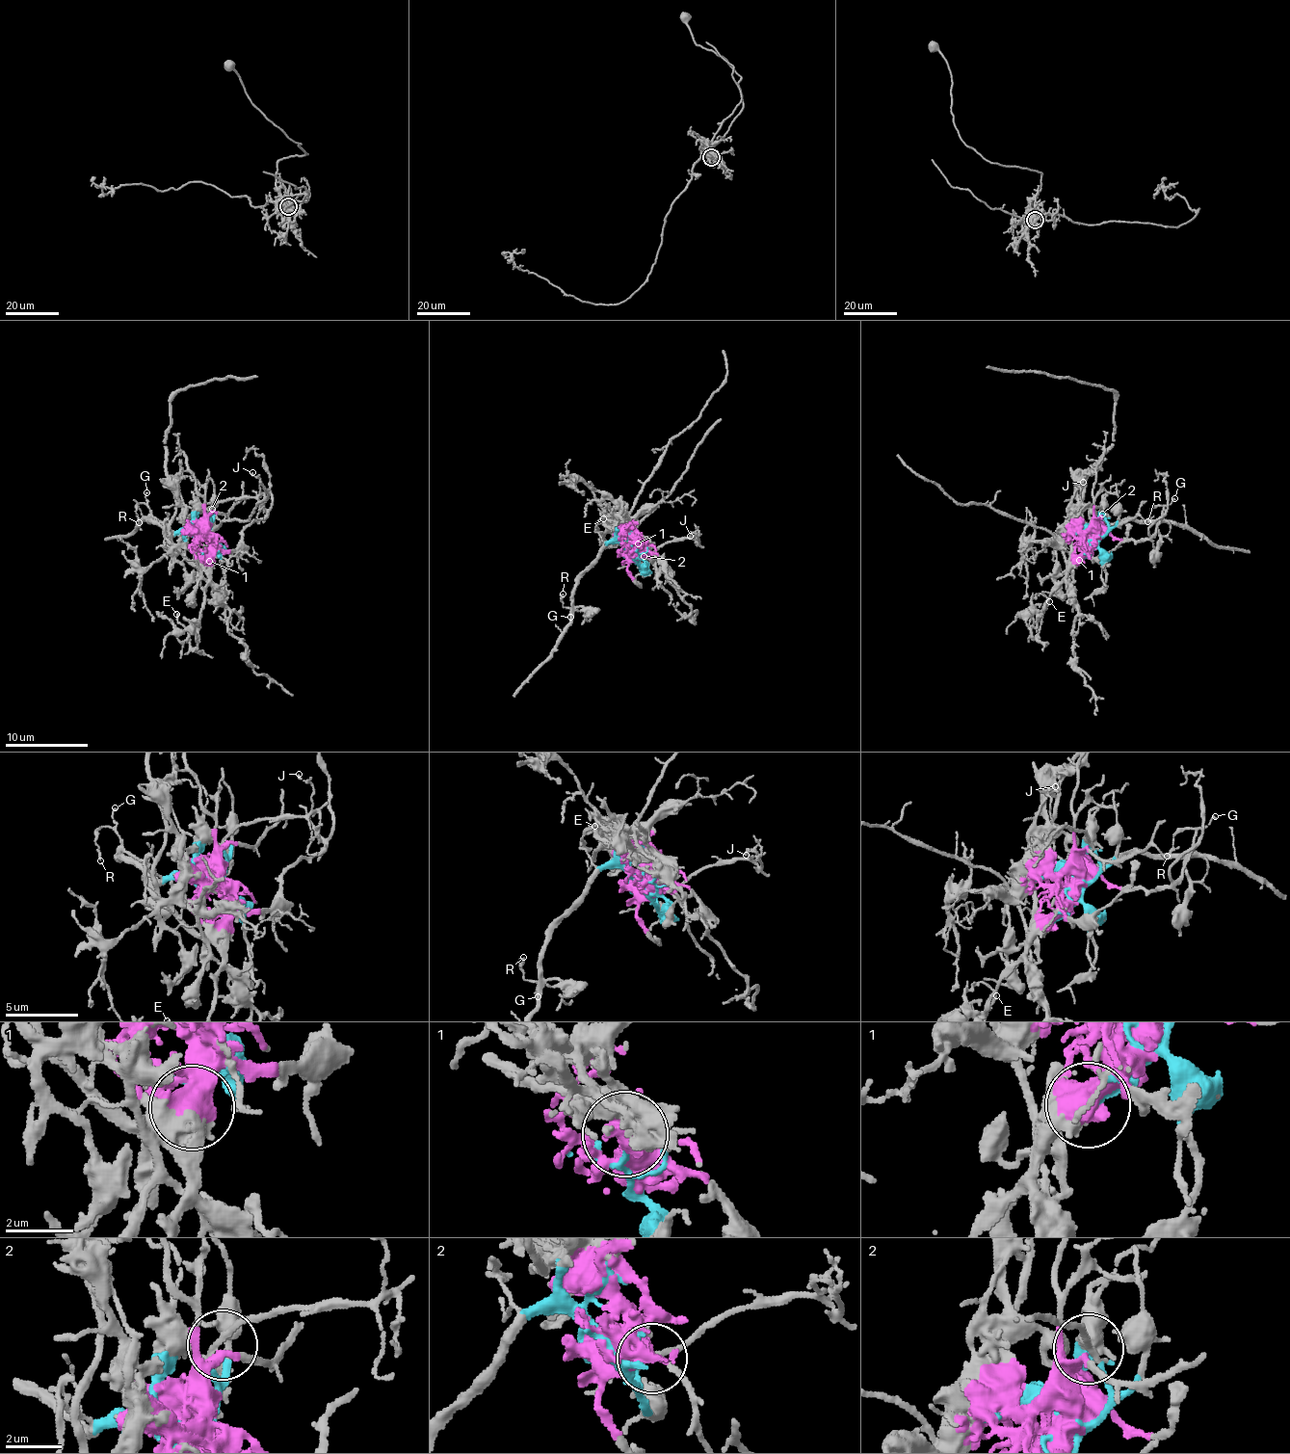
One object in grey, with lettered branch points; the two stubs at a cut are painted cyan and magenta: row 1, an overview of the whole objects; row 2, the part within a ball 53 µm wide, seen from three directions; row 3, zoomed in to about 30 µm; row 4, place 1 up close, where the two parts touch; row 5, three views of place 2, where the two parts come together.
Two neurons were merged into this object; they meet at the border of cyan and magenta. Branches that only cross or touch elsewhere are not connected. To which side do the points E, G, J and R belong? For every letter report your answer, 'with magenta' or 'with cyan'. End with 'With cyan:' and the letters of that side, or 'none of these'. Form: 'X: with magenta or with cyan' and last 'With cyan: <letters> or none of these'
E: with magenta
G: with cyan
J: with cyan
R: with cyan
With cyan: G, J, R

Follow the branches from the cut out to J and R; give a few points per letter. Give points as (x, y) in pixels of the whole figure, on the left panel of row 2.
J: (202, 537), (210, 526), (208, 513), (231, 497), (255, 497), (260, 492), (259, 479), (251, 472)
R: (202, 537), (194, 532), (171, 531), (154, 522), (148, 518), (149, 515), (144, 503), (137, 504), (138, 522)

